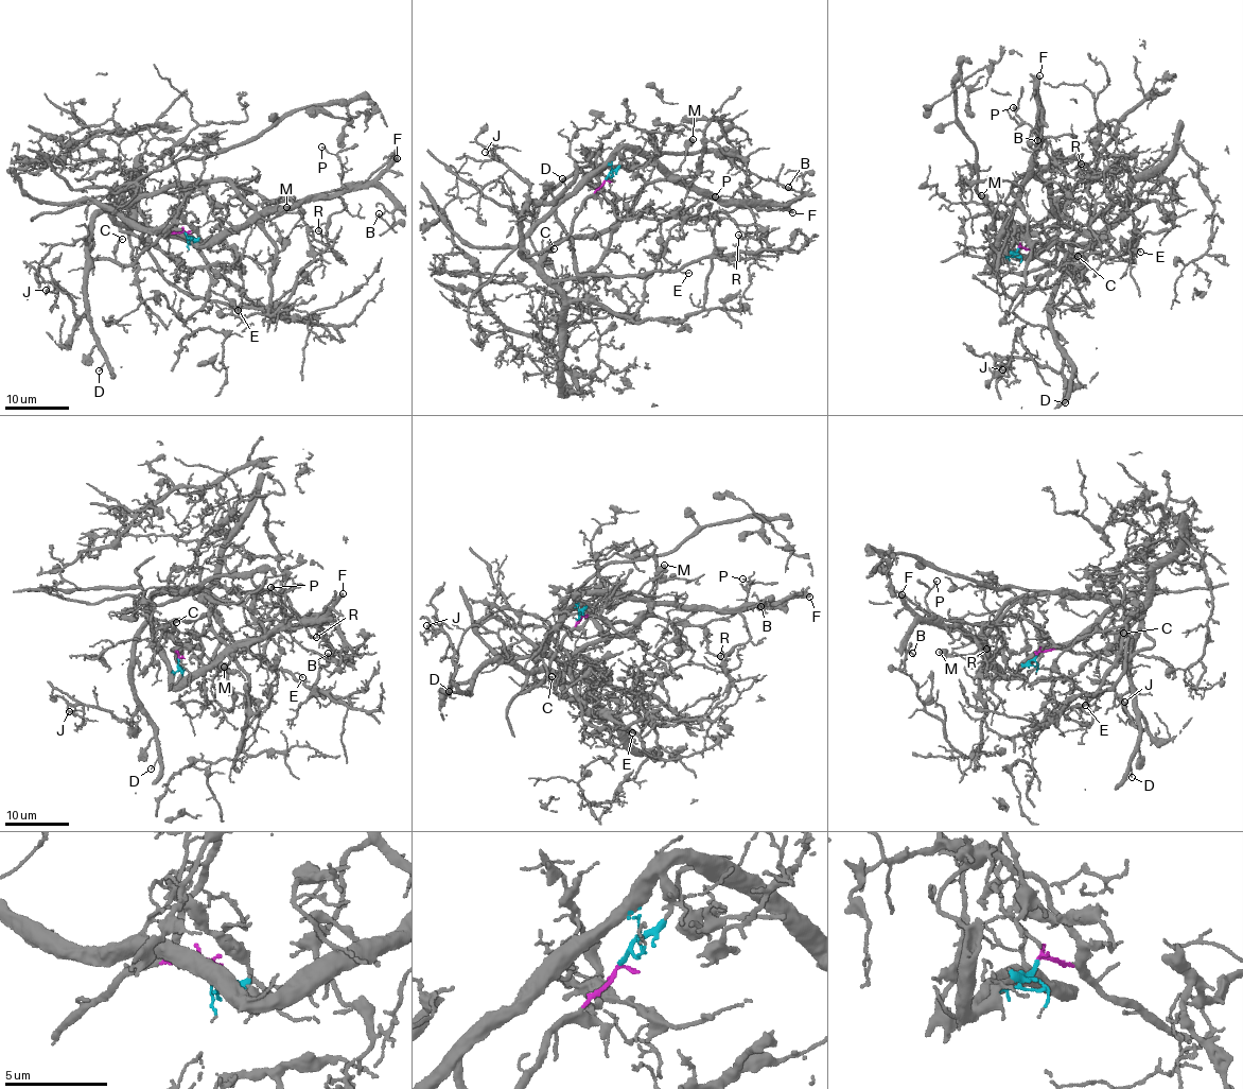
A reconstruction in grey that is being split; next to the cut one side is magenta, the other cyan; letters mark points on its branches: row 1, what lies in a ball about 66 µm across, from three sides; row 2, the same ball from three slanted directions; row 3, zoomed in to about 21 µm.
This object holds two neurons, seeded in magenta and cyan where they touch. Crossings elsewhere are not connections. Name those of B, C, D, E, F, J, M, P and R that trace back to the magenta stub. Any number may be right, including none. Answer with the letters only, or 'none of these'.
C, D, J

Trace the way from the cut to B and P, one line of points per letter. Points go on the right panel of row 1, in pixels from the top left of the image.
B: (1017, 248), (1007, 255), (1000, 245), (1028, 169), (1034, 162), (1043, 110), (1039, 142), (1037, 140)
P: (1017, 248), (1007, 255), (1000, 245), (1040, 143), (1035, 133), (1013, 107)

